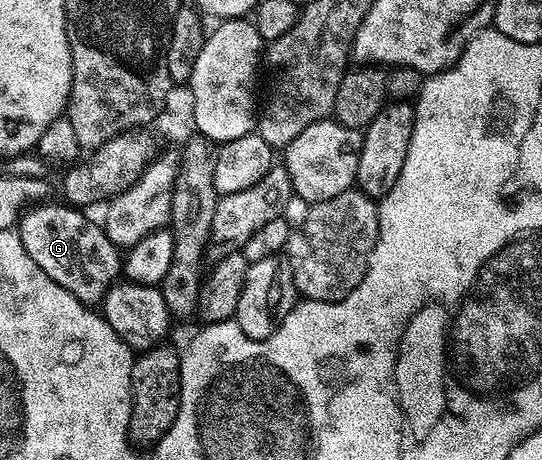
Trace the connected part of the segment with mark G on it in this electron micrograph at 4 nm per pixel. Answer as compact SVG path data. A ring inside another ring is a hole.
M58 201L52 202L41 202L28 209L33 211L25 210L19 216L21 219L18 234L22 245L34 265L38 265L38 269L42 269L46 277L62 285L62 289L78 297L85 305L99 304L103 300L104 292L121 274L121 252L110 241L110 237L106 237L103 226L97 220L95 223L94 220L87 219L83 210Z

